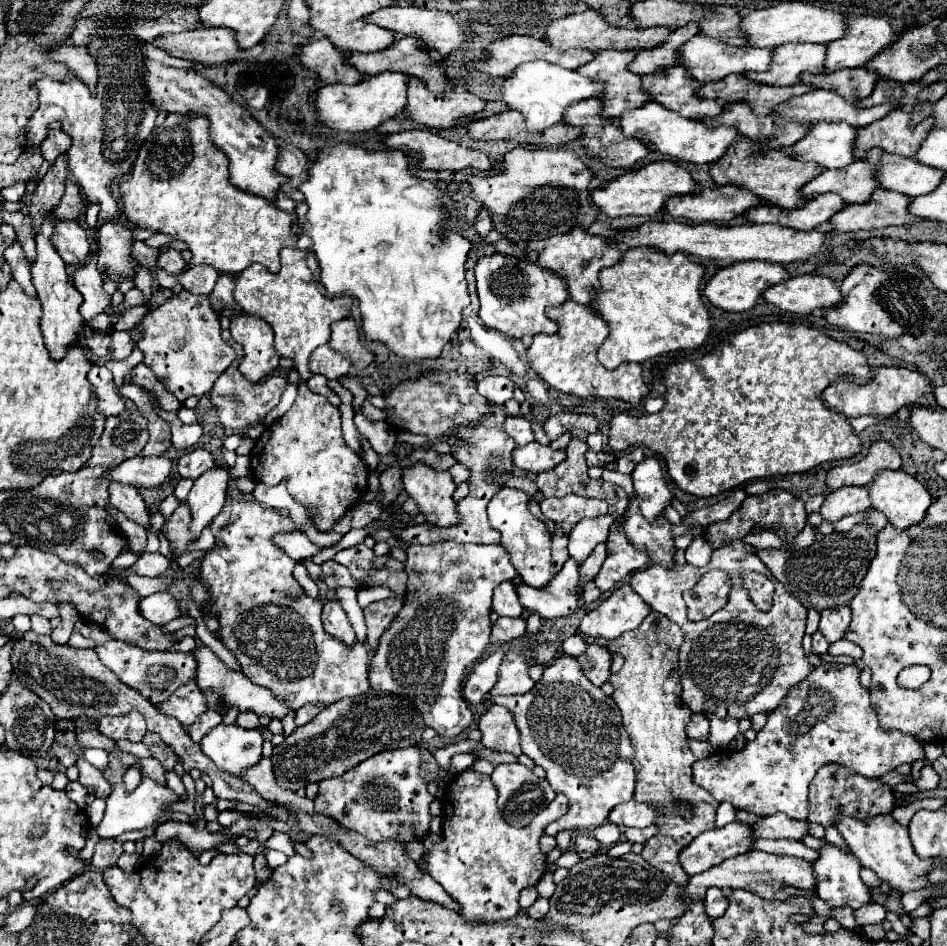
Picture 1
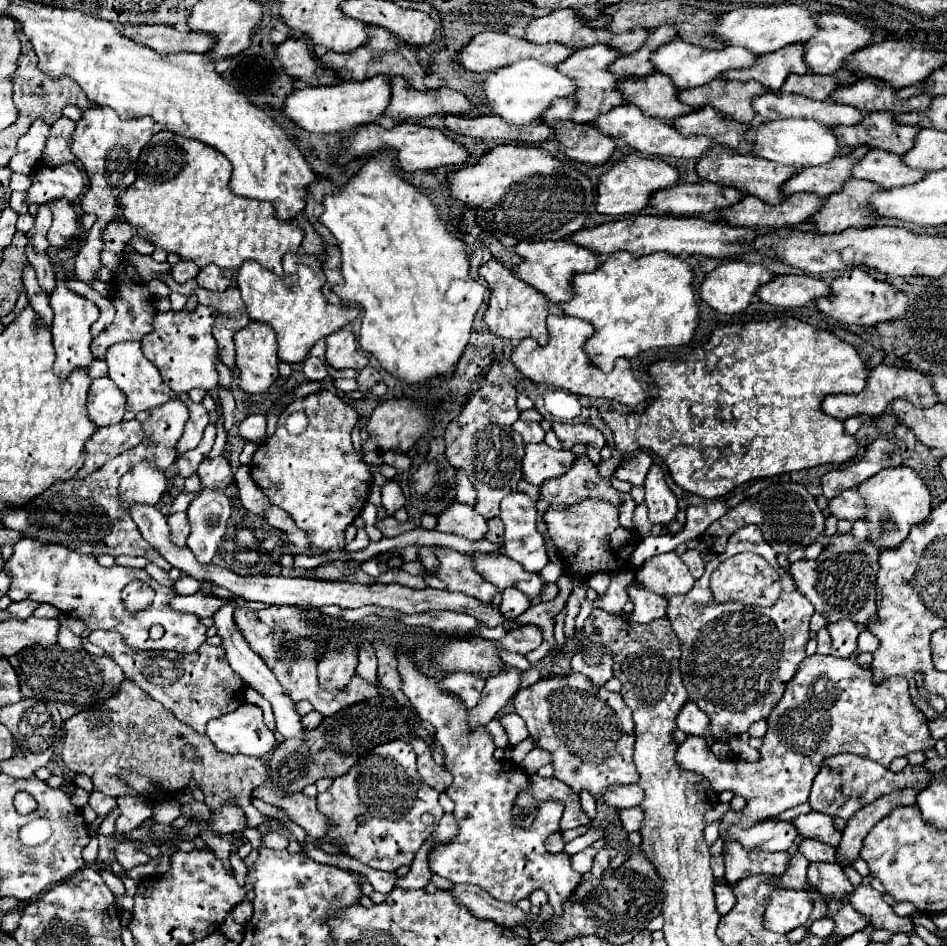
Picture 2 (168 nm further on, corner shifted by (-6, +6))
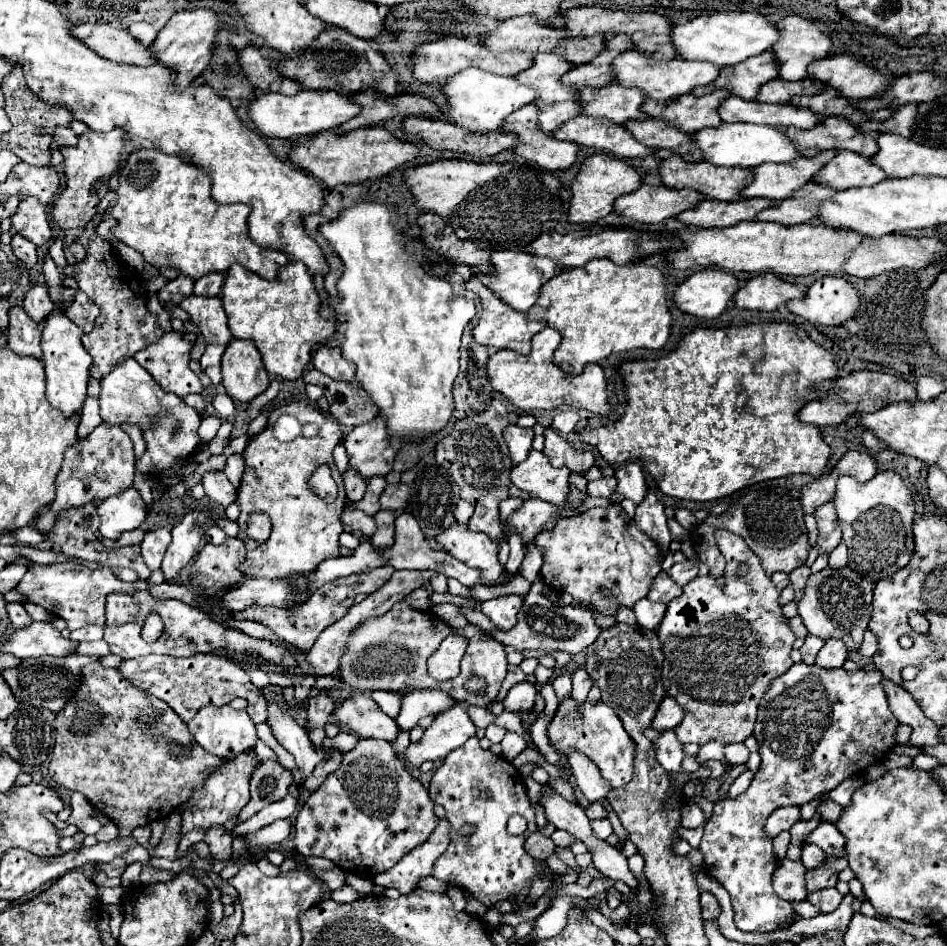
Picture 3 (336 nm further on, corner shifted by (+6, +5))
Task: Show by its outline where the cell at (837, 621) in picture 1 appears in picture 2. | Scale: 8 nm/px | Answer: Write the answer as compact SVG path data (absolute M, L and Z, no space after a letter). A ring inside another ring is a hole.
M841 620L835 624L827 626L833 646L831 646L831 656L837 658L849 658L857 650L857 636L859 636L859 626L853 624L851 620Z

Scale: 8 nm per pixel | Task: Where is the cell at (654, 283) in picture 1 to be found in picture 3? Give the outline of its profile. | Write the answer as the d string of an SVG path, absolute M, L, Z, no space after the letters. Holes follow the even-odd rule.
M593 259L583 267L565 269L547 281L539 301L527 315L559 329L563 341L555 351L555 363L563 371L579 375L587 363L607 359L611 353L637 347L661 349L667 343L671 335L671 313L665 285L665 275L641 261L615 265L609 259Z

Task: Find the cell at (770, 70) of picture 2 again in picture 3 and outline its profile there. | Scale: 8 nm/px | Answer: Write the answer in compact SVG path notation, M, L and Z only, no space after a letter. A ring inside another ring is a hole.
M767 51L759 57L751 57L751 61L741 61L739 65L723 67L719 77L713 81L713 87L727 87L731 93L743 99L755 99L761 85L779 77L779 65L775 53Z

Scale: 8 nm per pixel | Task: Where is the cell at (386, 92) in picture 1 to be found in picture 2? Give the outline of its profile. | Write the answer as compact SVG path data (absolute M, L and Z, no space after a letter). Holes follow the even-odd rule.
M375 76L363 82L343 82L335 86L307 86L293 90L283 102L283 114L307 132L333 134L339 130L353 130L363 124L371 124L383 116L391 100L391 88L387 76Z

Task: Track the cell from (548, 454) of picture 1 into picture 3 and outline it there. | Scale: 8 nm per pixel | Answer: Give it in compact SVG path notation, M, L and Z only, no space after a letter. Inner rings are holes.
M531 449L527 459L511 469L515 487L549 503L563 503L569 487L569 469L553 467L541 451Z

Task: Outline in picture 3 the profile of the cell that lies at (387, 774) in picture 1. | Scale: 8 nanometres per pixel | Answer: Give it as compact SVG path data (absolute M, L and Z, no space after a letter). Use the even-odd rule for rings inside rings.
M361 739L355 749L343 753L339 769L327 775L323 785L301 807L295 823L295 849L305 857L325 857L343 871L373 877L391 869L405 853L421 845L435 829L435 821L427 789L409 775L405 761L393 751L393 745L383 739Z

